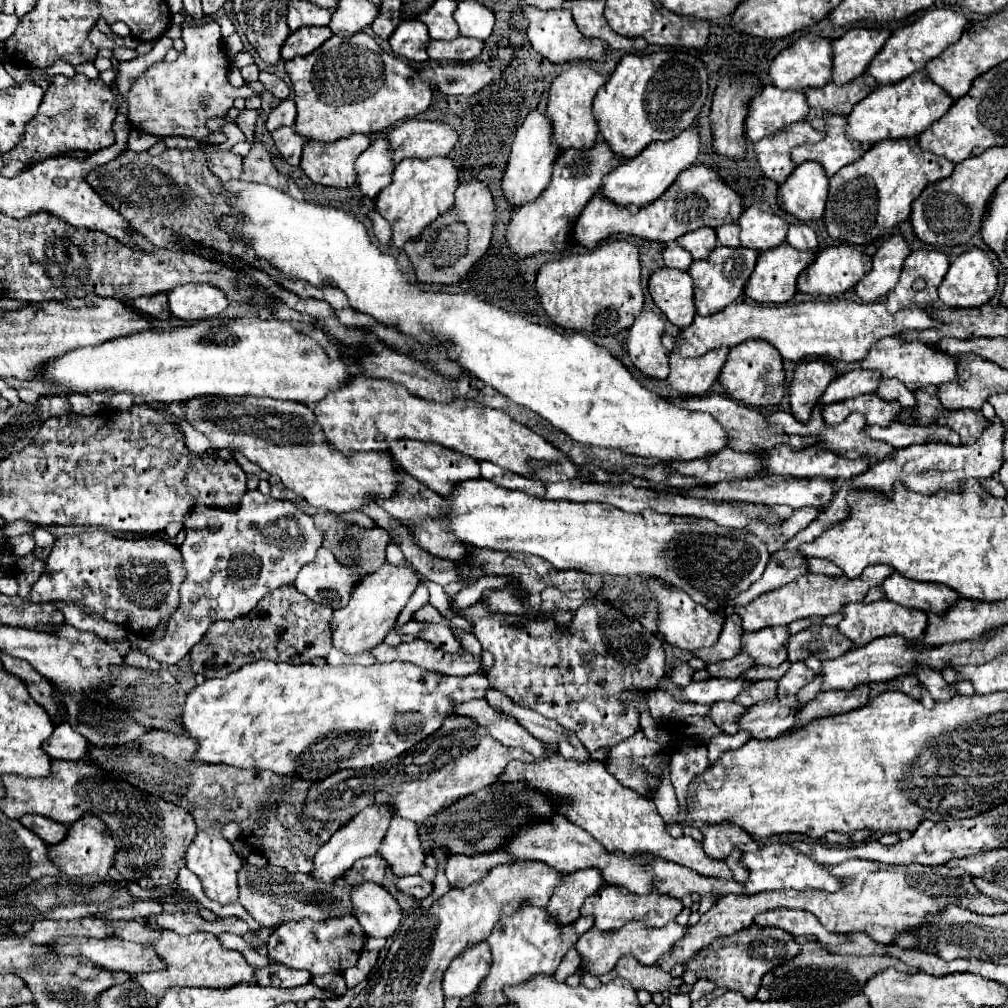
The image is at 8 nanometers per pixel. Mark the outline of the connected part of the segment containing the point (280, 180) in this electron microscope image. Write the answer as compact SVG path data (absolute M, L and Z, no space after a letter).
M260 140L252 142L252 150L250 154L244 158L244 170L242 170L242 180L248 182L262 182L262 184L270 184L286 194L290 194L292 198L302 200L304 194L302 190L296 186L296 182L284 174L280 174L270 158L270 152L264 148L264 144Z

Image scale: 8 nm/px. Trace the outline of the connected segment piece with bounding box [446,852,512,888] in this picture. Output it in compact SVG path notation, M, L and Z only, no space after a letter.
M488 852L482 856L448 856L446 878L452 888L466 888L468 884L486 876L486 872L498 864L512 862L504 852Z

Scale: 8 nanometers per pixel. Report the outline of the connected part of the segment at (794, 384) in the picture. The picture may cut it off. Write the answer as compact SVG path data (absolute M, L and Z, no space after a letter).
M806 360L796 364L788 394L792 414L800 422L808 422L812 408L824 394L826 386L834 380L834 376L836 372L826 360Z

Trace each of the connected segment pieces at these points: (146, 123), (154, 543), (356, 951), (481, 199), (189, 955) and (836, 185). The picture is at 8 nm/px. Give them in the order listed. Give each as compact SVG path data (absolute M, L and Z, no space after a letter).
M208 22L208 24L204 24L204 26L194 26L194 28L190 28L189 25L183 23L181 29L181 39L184 42L184 51L178 56L178 60L174 60L174 62L158 62L158 64L154 64L154 66L150 66L146 72L142 72L142 74L132 82L130 92L128 92L128 96L126 96L126 100L128 100L128 122L130 122L136 130L146 132L146 134L154 134L154 136L184 136L184 138L194 138L194 140L198 140L198 142L222 144L222 142L226 140L226 136L224 136L222 132L210 134L210 132L206 130L204 122L206 122L208 118L214 118L214 116L226 116L228 110L232 108L232 102L234 102L236 98L248 98L248 96L254 94L254 90L248 88L248 86L242 86L242 88L232 88L232 86L230 86L230 82L228 82L228 70L230 70L230 64L228 64L226 54L222 52L222 36L220 36L220 24L218 24L218 22Z
M104 530L60 536L46 560L44 576L32 586L32 602L76 600L90 612L120 624L138 636L150 636L162 618L178 608L178 586L184 580L180 550L162 538L118 538Z
M354 916L330 918L330 920L298 920L278 926L268 940L268 954L272 960L286 964L290 968L308 970L312 976L328 972L344 972L346 968L358 962L358 956L364 950L364 930Z
M480 180L462 182L458 186L454 206L442 216L438 216L438 220L432 226L426 226L426 230L418 236L418 240L410 240L404 246L416 270L418 282L424 284L460 282L466 276L466 272L472 268L472 264L480 260L488 250L492 230L494 230L494 218L496 218L494 212L496 212L496 204L488 184Z
M158 930L160 938L152 942L154 950L164 962L162 970L154 972L140 972L134 974L134 980L142 984L146 992L150 992L156 998L164 996L166 988L172 986L198 986L198 988L230 988L240 982L252 982L254 980L254 968L244 960L244 956L236 950L226 950L218 944L214 934L206 932L194 932L190 936L180 936L170 930Z
M916 138L882 140L830 178L826 230L830 238L846 244L870 244L910 216L912 202L930 182L948 178L952 172L954 164L948 158L922 150Z

